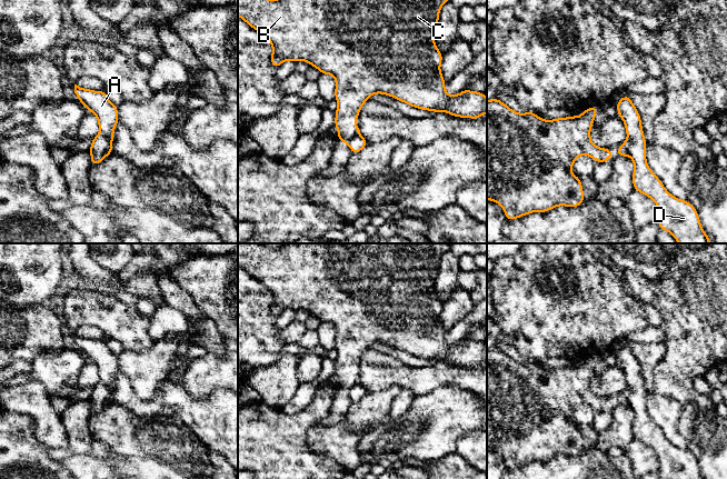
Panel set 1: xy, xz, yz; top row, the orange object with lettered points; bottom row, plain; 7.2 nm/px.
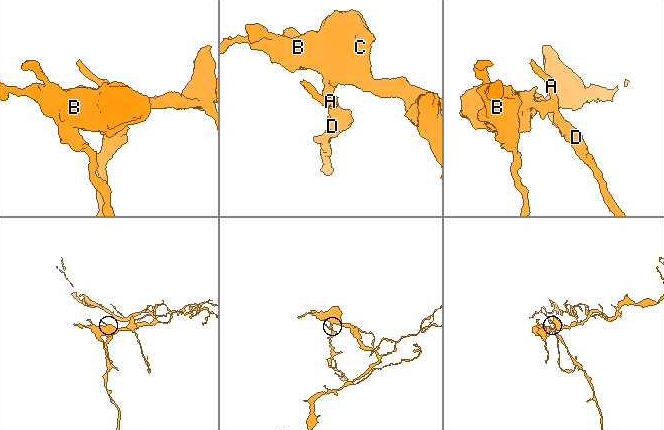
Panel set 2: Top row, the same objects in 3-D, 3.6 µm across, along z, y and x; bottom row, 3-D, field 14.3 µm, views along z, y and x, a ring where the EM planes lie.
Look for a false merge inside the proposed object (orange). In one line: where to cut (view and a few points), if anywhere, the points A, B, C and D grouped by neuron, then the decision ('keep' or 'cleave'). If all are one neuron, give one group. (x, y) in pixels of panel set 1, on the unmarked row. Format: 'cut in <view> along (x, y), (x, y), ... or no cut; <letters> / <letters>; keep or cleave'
cut in xy along (100, 381), (108, 391), (107, 403); A D / B C; cleave

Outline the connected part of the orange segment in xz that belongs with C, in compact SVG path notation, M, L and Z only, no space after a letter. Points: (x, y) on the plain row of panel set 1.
M238 243L238 265L251 277L266 286L272 295L271 315L277 317L286 309L303 309L317 317L322 323L332 323L336 329L335 346L338 357L335 360L335 376L338 378L338 389L349 393L349 390L360 383L355 372L359 366L360 357L369 346L375 342L390 345L411 356L435 361L447 361L454 366L478 368L487 362L487 347L484 341L462 339L459 343L449 345L445 339L445 328L440 320L442 302L438 299L434 287L438 275L439 261L442 253L450 250L449 243L286 243L276 249L267 248L263 243Z

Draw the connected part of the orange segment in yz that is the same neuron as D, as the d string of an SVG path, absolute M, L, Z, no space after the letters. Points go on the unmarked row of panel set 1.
M624 345L617 352L618 365L625 371L627 388L630 390L628 405L635 413L633 433L636 440L653 448L659 461L661 479L704 479L697 459L689 450L677 448L664 436L646 410L646 395L641 368L629 346Z

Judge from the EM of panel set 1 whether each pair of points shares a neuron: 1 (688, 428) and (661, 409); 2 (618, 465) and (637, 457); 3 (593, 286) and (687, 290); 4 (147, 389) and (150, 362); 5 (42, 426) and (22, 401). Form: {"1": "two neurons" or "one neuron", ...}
{"1": "two neurons", "2": "two neurons", "3": "two neurons", "4": "one neuron", "5": "one neuron"}

